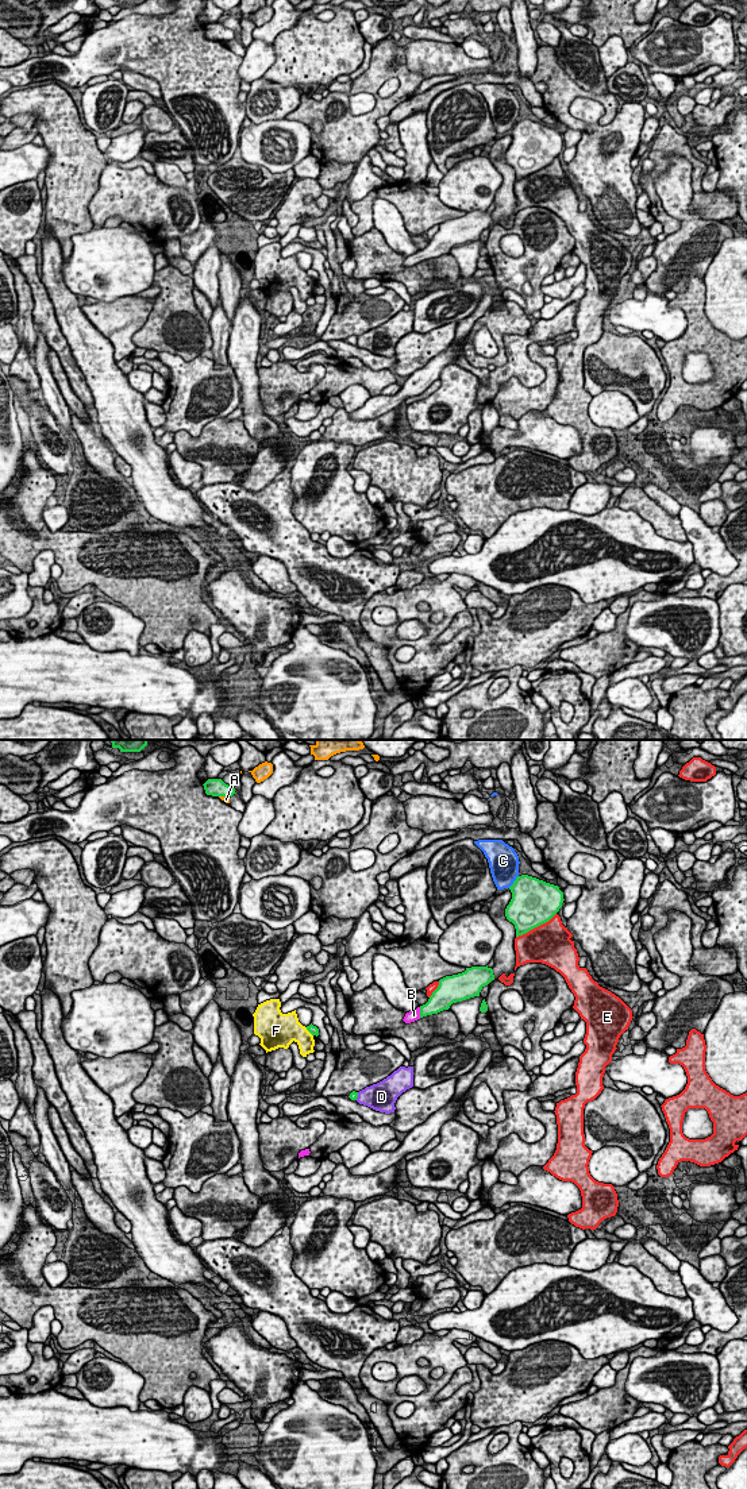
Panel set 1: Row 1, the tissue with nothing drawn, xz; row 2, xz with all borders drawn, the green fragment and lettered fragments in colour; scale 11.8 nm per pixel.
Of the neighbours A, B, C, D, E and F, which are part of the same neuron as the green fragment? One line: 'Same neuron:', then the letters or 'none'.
Same neuron: B

